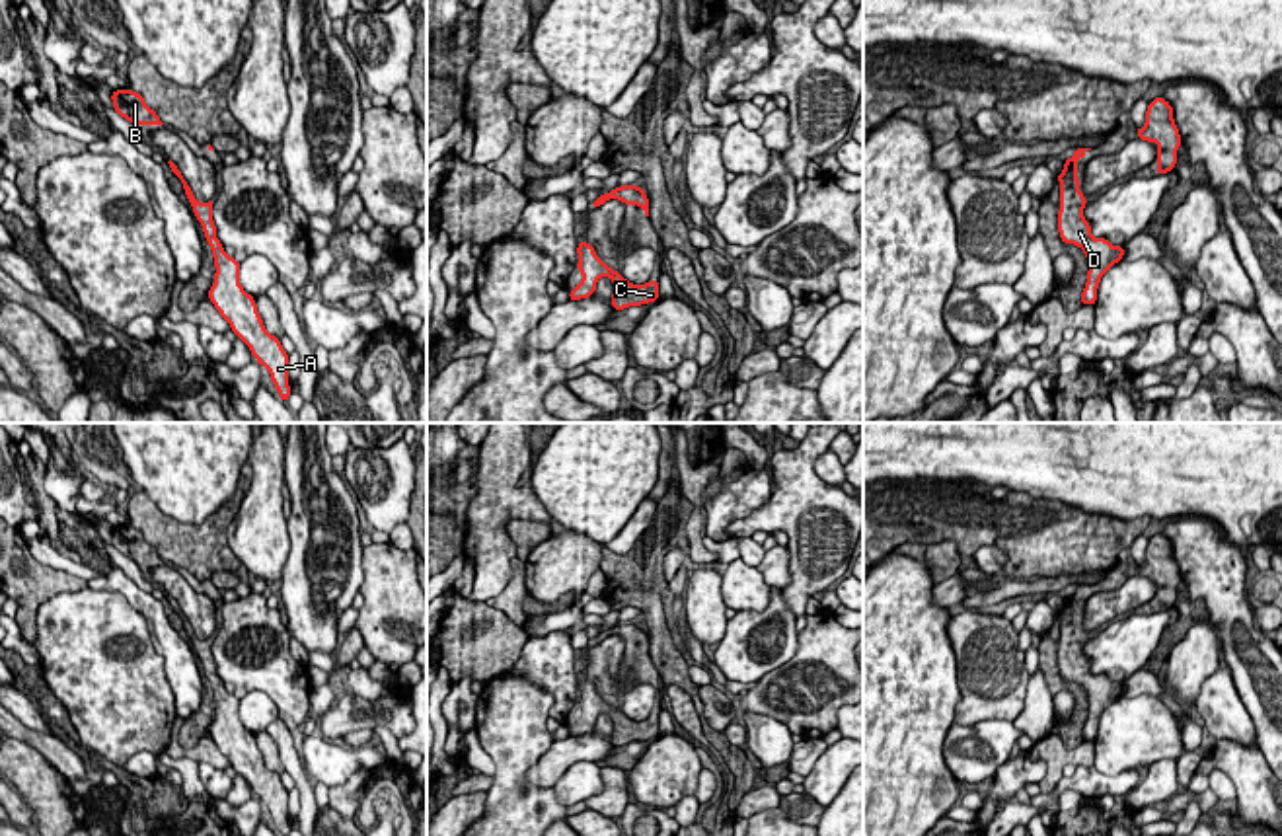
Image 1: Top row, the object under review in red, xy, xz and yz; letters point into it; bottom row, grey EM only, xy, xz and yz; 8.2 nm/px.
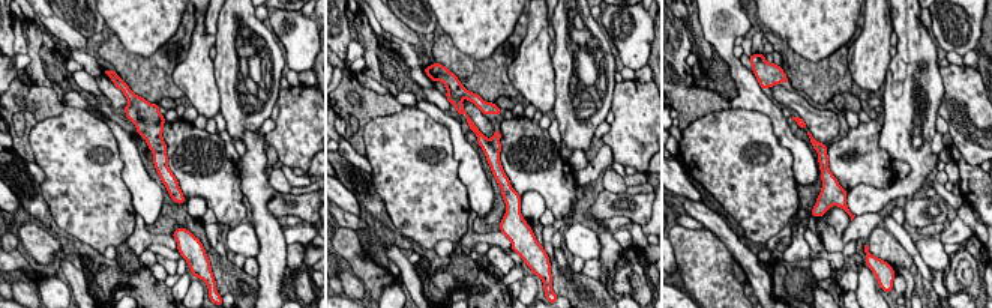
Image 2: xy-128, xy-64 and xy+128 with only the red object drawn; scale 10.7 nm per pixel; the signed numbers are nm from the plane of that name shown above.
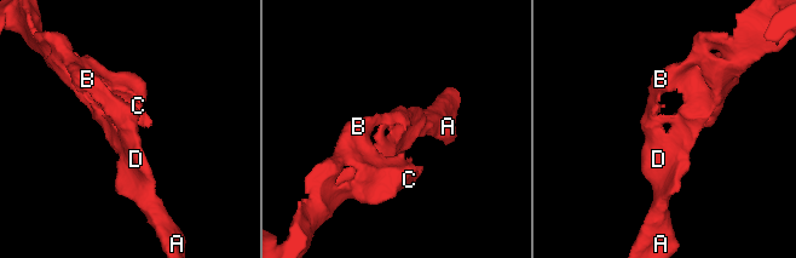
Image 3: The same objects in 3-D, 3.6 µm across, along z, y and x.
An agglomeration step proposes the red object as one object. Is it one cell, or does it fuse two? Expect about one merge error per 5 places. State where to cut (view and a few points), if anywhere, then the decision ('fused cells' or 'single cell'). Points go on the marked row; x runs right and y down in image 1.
no cut | single cell

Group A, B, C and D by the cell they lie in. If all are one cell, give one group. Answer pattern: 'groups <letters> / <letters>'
groups A B C D

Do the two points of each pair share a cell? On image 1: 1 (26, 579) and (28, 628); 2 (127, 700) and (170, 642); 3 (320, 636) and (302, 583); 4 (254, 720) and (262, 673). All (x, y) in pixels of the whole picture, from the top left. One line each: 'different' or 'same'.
1: same
2: different
3: same
4: different

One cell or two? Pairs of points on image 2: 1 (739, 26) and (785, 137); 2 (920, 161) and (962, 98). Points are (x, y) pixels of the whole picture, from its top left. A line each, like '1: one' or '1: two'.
1: one
2: two

